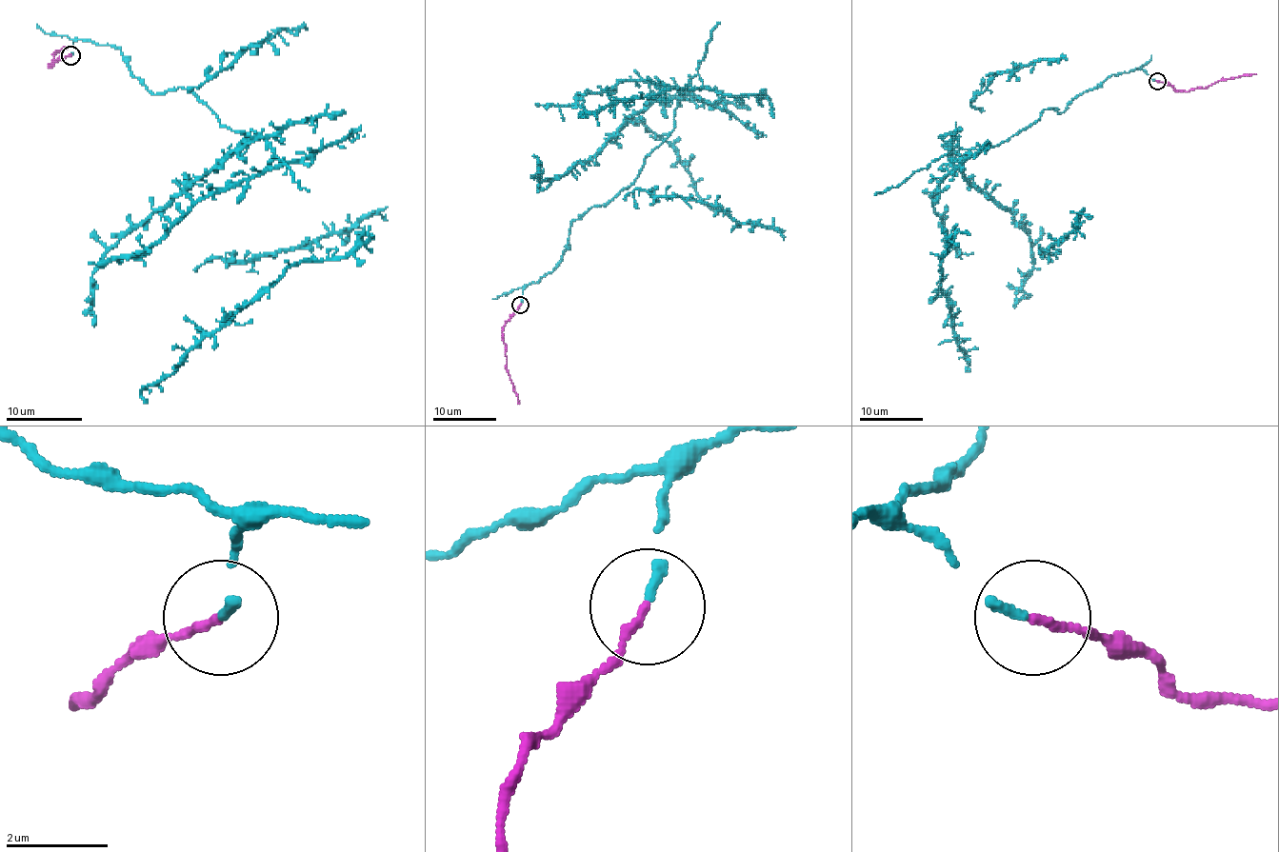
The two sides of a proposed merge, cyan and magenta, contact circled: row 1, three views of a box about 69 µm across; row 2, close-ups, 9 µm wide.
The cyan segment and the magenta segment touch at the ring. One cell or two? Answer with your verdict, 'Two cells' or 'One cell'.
One cell

